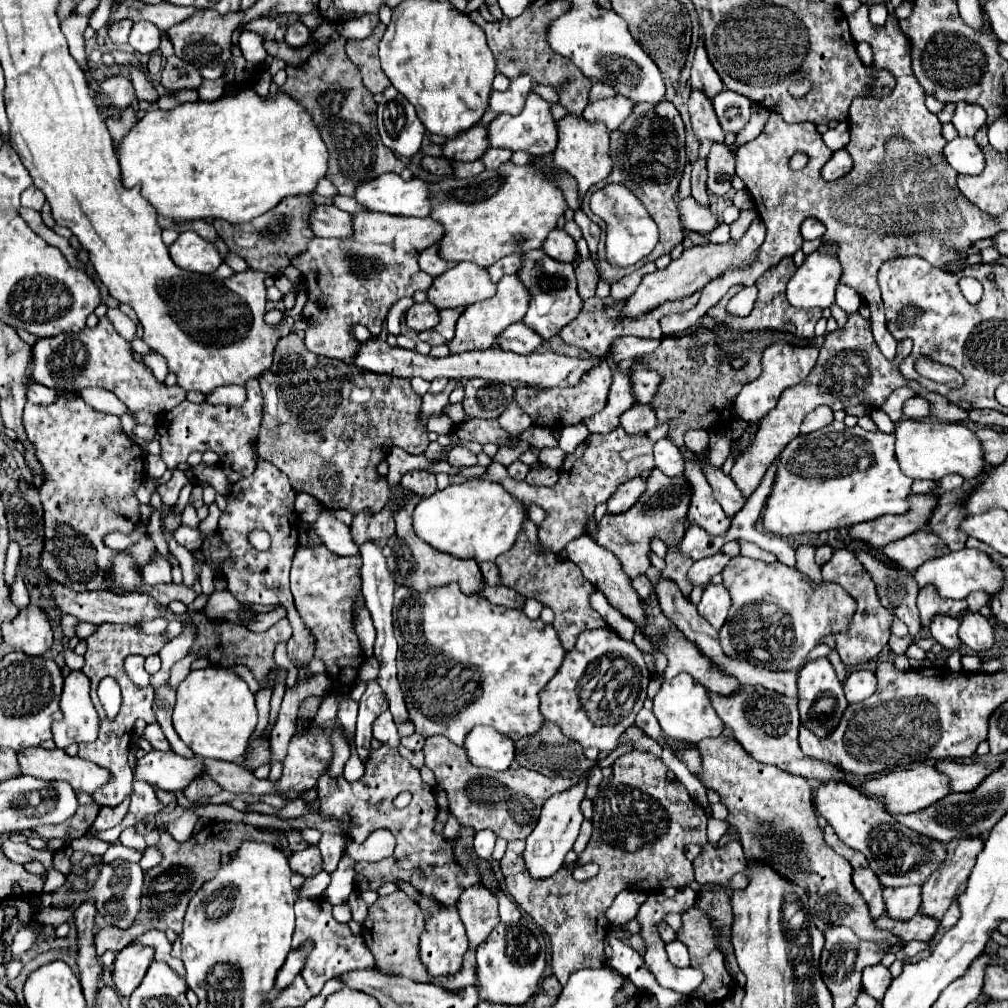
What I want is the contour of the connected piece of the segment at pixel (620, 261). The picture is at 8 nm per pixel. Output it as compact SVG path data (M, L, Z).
M606 185L592 195L590 207L604 207L604 223L606 223L606 259L612 265L628 267L636 261L644 259L656 245L656 223L648 215L642 201L622 185Z

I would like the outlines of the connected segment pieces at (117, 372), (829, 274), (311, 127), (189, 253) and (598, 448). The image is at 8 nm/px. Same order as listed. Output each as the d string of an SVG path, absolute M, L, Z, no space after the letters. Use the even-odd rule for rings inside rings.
M100 317L94 329L86 327L74 335L38 339L32 345L32 377L36 383L42 383L56 391L102 387L106 391L112 391L130 411L148 409L154 415L166 413L186 399L186 391L182 387L166 387L164 383L158 383L152 371L148 371L132 357L130 343L114 331L108 317Z
M812 253L804 265L796 269L788 281L788 301L798 309L820 307L826 309L834 303L836 285L842 277L842 265L836 255Z
M274 83L270 87L270 97L268 99L262 99L254 89L244 89L236 95L224 95L222 99L216 99L216 101L184 103L184 105L172 109L172 111L162 111L162 109L148 111L136 123L136 127L126 135L126 139L122 139L122 143L116 151L118 151L118 159L120 159L120 167L122 167L124 185L126 187L142 185L142 197L146 201L150 201L150 205L158 211L158 215L170 217L170 219L206 219L206 217L214 217L214 219L224 219L228 223L246 223L246 221L270 211L272 207L276 207L284 197L314 193L318 181L328 171L328 149L326 149L326 143L322 141L322 135L320 135L312 115L294 97L290 97L288 93L282 93Z
M184 231L170 245L170 257L180 269L192 273L212 273L222 263L218 249L210 241L196 235L194 231Z
M618 427L606 435L592 433L584 443L580 443L578 449L566 457L562 467L562 473L566 475L560 475L560 481L554 487L532 487L526 481L516 481L514 477L508 475L508 469L496 461L488 467L488 475L484 477L506 487L506 491L518 497L526 507L530 503L542 507L546 511L546 519L538 527L538 543L540 543L538 547L542 547L542 551L560 553L566 547L566 543L586 533L584 531L586 519L594 513L596 505L608 501L610 495L614 495L614 491L622 483L630 481L638 473L654 469L652 445L654 443L644 433L628 435L626 431L622 431L622 427Z

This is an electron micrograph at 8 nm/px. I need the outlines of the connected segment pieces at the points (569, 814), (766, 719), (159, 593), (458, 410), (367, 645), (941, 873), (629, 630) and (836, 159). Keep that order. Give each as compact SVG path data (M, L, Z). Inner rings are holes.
M582 781L568 791L552 795L544 803L538 825L526 837L526 849L524 849L524 867L532 879L548 879L562 867L562 861L566 853L572 849L580 831L580 823L584 819L580 811L580 801L584 799L584 791L586 791L586 783Z
M744 685L736 695L730 695L728 699L710 693L710 701L712 701L714 709L718 711L718 717L724 721L724 725L728 729L732 729L732 735L736 737L736 741L756 761L766 763L766 765L776 765L790 775L814 779L814 781L820 781L820 783L826 783L826 781L850 783L846 779L846 773L838 765L822 763L822 761L810 759L802 753L802 749L798 745L798 729L800 729L798 703L796 703L794 697L784 697L784 695L768 691L764 687Z
M174 583L158 585L158 587L140 585L140 593L150 593L152 597L156 597L156 599L160 601L160 605L168 605L170 601L174 600L189 605L196 599L196 597L198 597L198 593L196 593L192 587L186 587L186 585L174 585Z
M448 403L444 409L442 409L442 413L444 415L450 415L450 419L454 421L454 423L462 423L464 419L466 419L466 413L462 411L462 403Z
M360 605L360 609L356 611L356 633L358 633L360 645L362 645L362 649L364 649L364 655L366 655L366 657L372 657L376 631L374 631L370 613L368 613L366 607L362 607L362 605Z
M962 837L962 839L952 839L946 849L948 849L948 857L946 861L940 865L938 871L932 873L932 877L924 883L922 887L922 907L920 907L920 913L922 915L932 915L936 919L942 919L942 915L948 911L948 907L952 905L952 901L956 899L958 891L964 887L964 883L968 881L970 877L970 871L976 863L976 857L978 853L982 851L984 847L984 841L982 837Z
M622 617L622 619L606 619L606 621L610 623L610 627L612 627L622 639L632 641L632 637L634 637L637 629L634 623L630 623L626 617Z
M840 149L832 155L832 159L826 163L826 167L822 169L822 177L826 181L834 181L842 175L846 175L850 169L854 167L854 161L850 159L850 153L846 149Z

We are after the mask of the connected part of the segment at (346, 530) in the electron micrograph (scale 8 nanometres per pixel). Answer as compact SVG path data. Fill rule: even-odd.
M324 505L318 519L314 521L314 531L324 541L324 545L336 555L344 555L344 557L358 555L358 545L352 541L350 527L340 519L336 519L334 513L330 513L330 509Z

